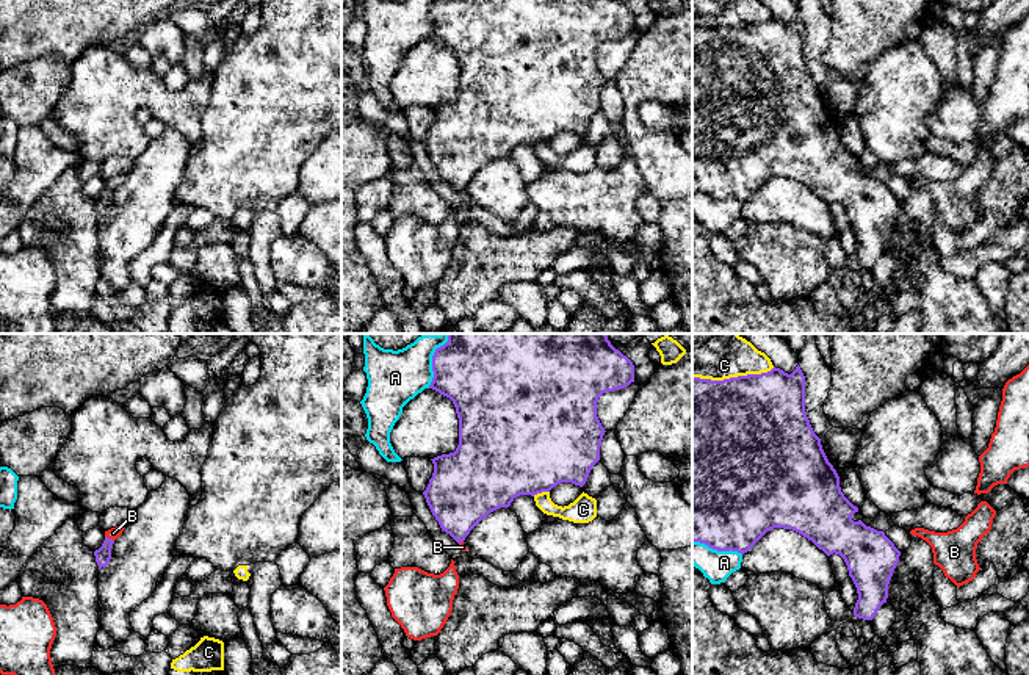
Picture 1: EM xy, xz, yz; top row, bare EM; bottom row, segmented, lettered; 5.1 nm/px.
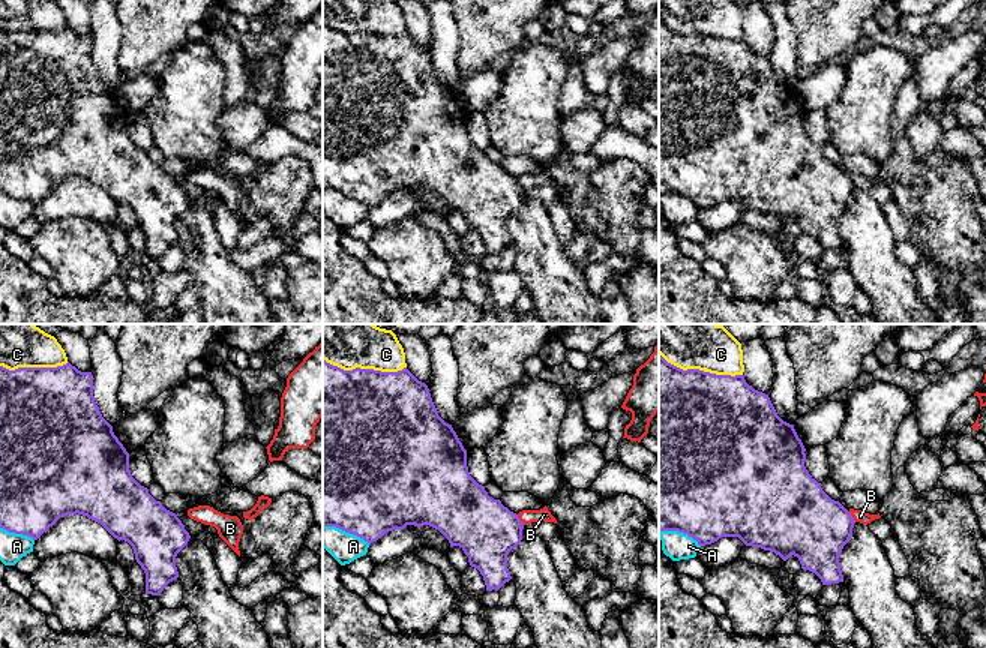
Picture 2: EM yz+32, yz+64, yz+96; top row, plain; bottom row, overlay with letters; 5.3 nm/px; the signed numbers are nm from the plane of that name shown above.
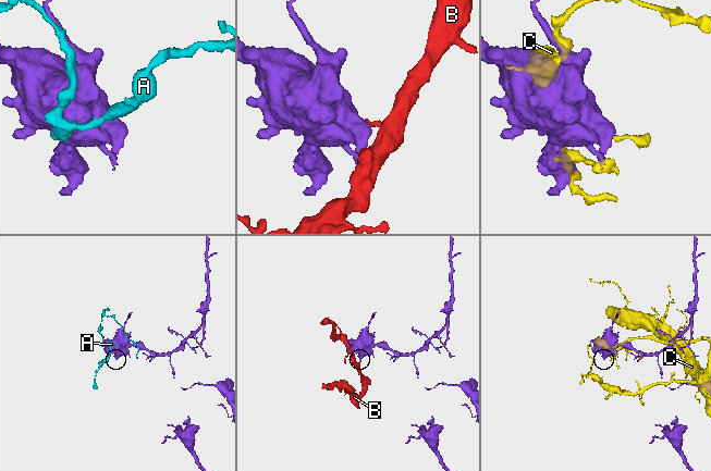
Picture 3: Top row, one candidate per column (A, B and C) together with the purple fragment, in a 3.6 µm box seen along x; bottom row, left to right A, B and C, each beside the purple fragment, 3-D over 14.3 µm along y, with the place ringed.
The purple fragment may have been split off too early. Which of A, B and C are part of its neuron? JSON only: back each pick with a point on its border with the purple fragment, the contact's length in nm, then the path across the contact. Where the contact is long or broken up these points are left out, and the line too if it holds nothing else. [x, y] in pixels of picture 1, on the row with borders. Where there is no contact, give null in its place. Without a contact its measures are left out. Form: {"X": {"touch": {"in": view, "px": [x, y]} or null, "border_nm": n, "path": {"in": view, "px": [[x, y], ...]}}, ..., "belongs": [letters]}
{"belongs": []}

